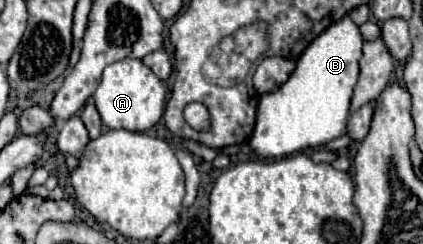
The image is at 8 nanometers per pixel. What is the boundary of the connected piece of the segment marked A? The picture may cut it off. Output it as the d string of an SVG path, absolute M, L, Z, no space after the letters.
M119 60L103 70L101 84L93 94L95 106L107 128L125 128L131 132L145 132L153 128L165 110L165 86L141 60Z

